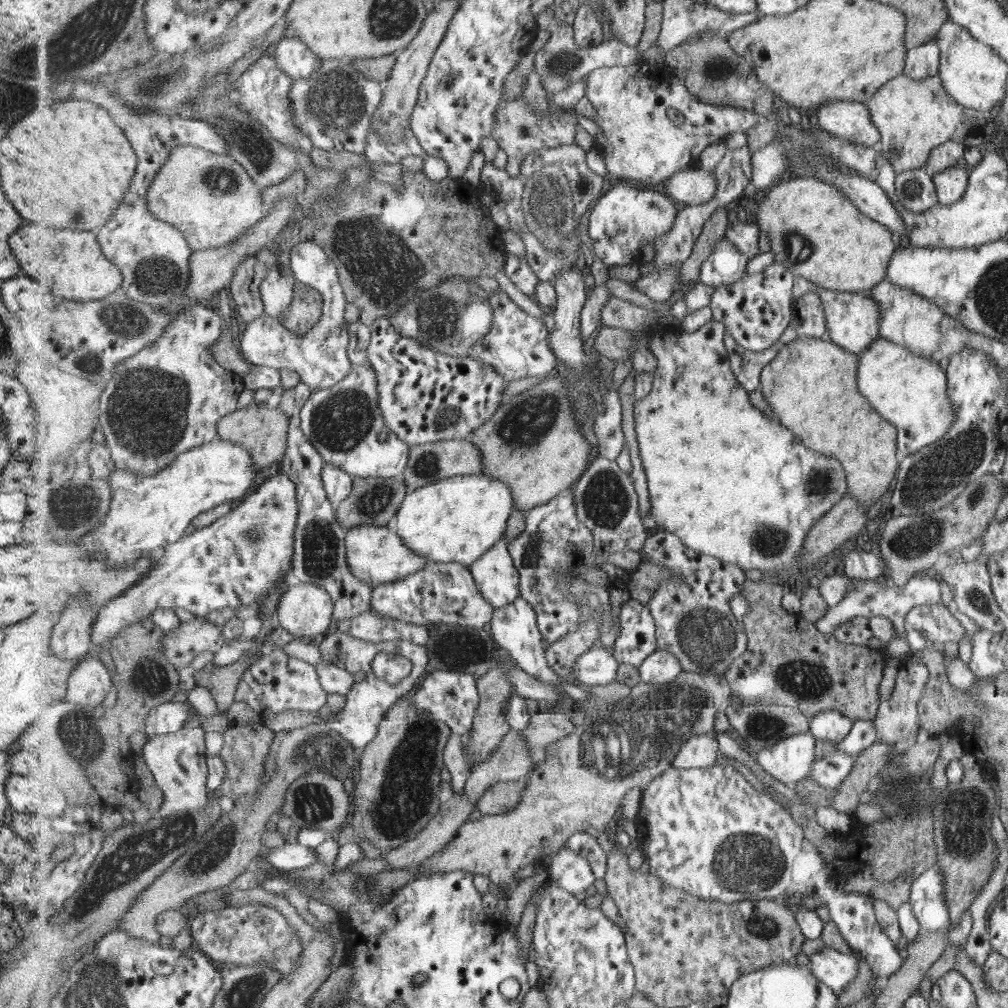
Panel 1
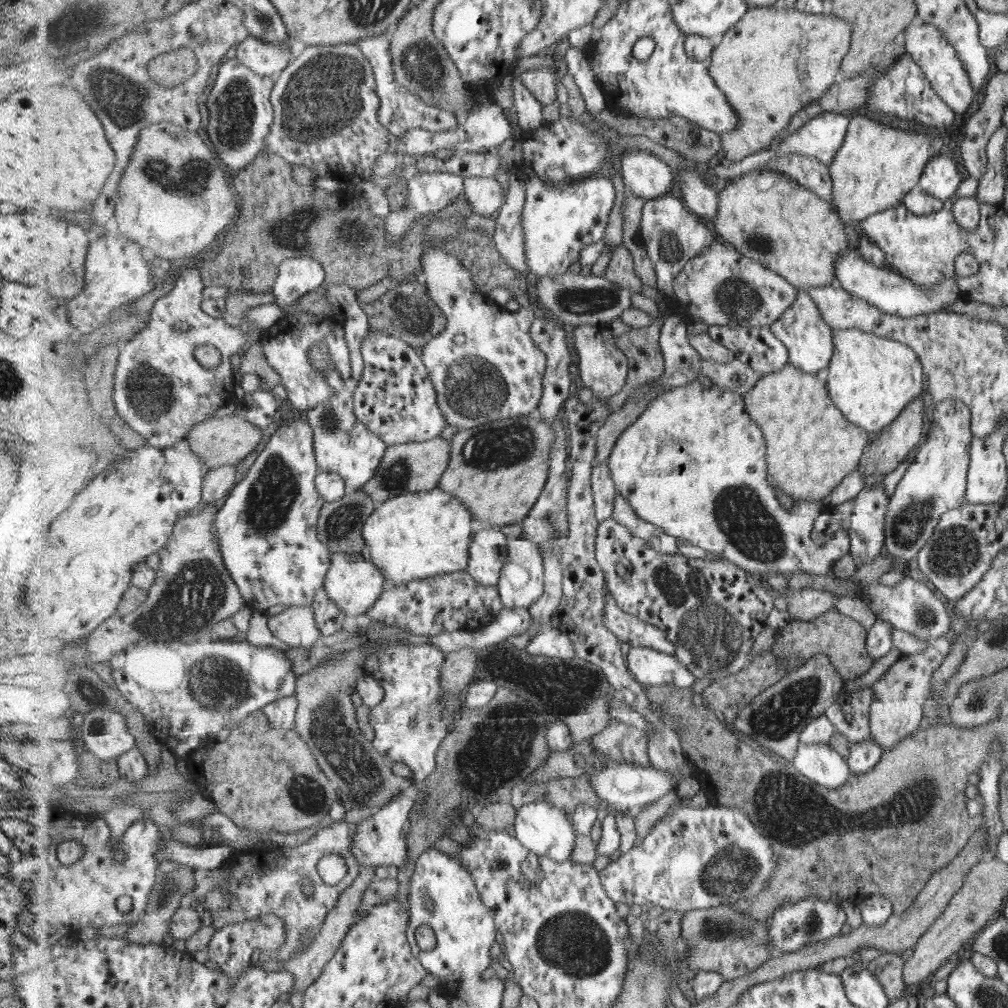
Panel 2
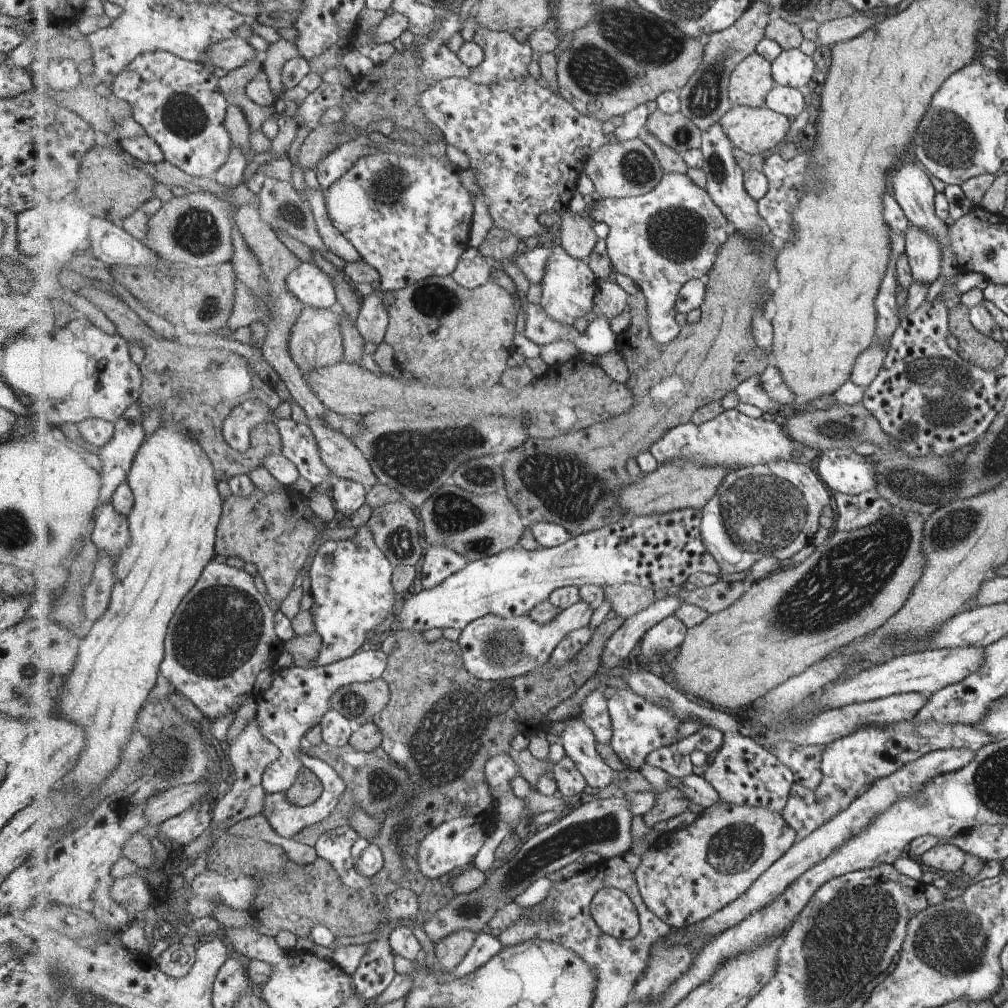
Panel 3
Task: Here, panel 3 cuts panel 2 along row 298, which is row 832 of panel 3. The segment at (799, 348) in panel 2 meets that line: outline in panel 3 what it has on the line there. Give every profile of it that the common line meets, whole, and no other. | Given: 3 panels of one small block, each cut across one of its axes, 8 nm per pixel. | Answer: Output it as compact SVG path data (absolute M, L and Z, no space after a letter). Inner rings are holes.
M911 720L895 722L885 727L865 726L825 746L821 762L823 772L821 786L817 790L810 790L806 784L796 782L782 816L797 832L797 841L808 838L817 828L848 810L860 795L873 787L877 780L889 776L905 764L914 762L932 751L967 748L976 752L992 742L989 734L977 730L975 725L941 724L941 722L916 724Z

